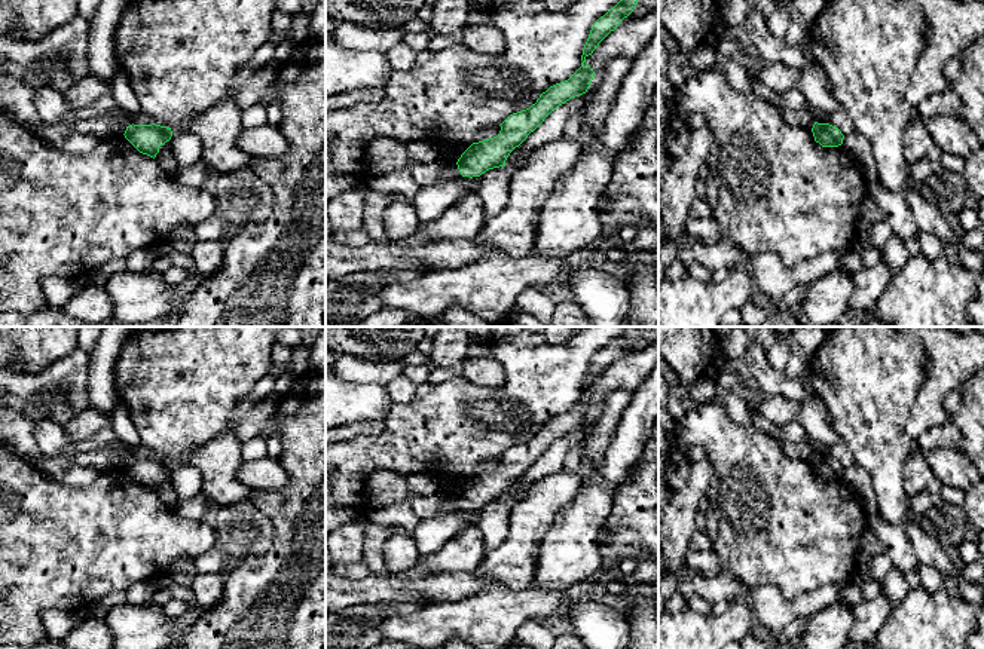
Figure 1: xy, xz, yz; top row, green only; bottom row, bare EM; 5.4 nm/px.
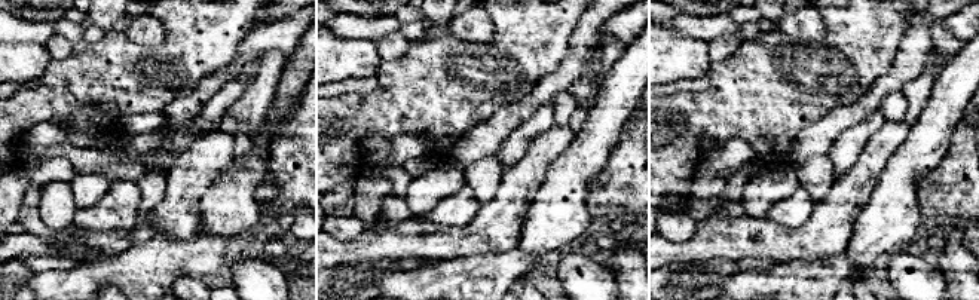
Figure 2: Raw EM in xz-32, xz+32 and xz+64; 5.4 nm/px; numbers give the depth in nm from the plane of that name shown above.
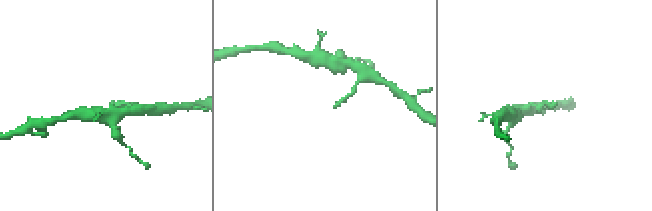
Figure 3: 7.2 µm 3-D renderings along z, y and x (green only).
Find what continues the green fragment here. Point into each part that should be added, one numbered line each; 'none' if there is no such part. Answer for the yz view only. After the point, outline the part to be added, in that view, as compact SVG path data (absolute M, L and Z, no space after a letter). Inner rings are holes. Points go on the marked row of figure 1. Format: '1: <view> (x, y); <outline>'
none

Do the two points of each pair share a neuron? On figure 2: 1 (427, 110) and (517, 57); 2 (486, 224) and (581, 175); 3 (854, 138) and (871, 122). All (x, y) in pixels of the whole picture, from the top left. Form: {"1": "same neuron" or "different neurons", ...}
{"1": "same neuron", "2": "different neurons", "3": "same neuron"}

